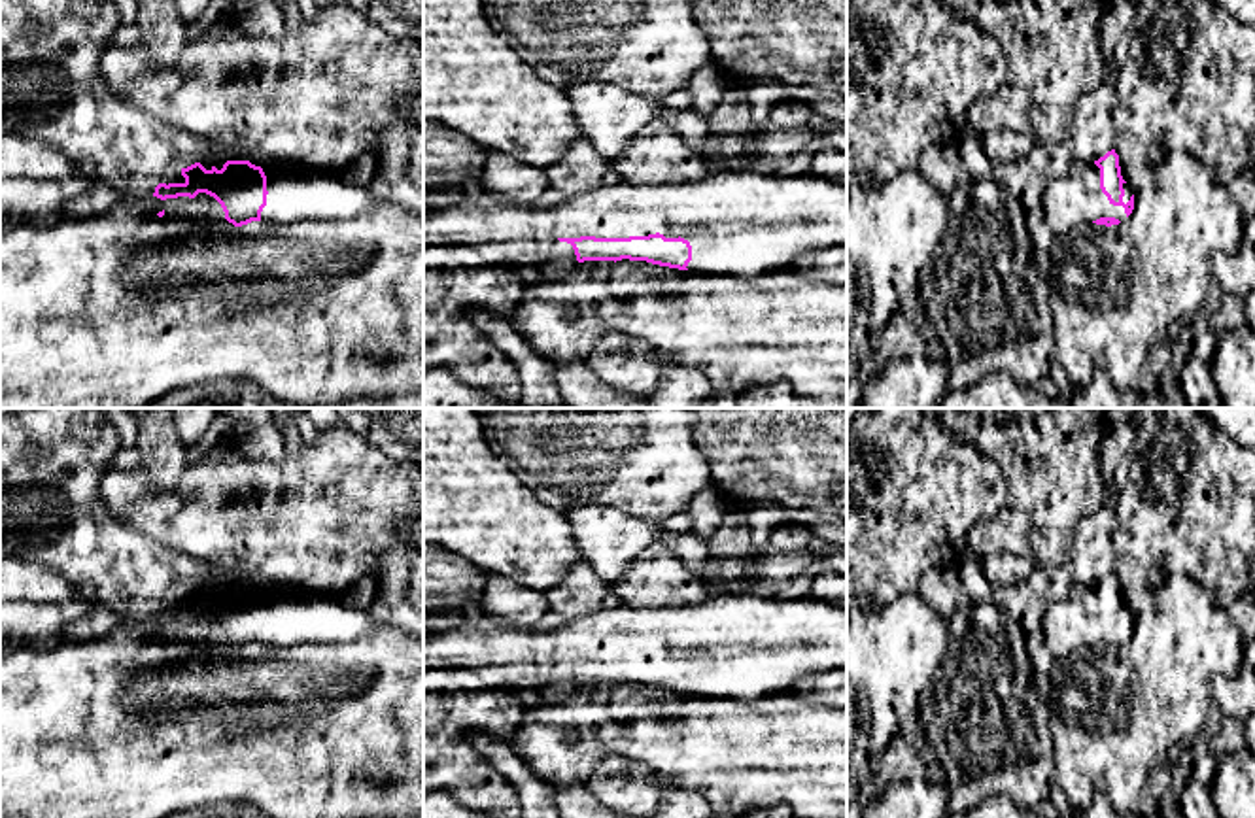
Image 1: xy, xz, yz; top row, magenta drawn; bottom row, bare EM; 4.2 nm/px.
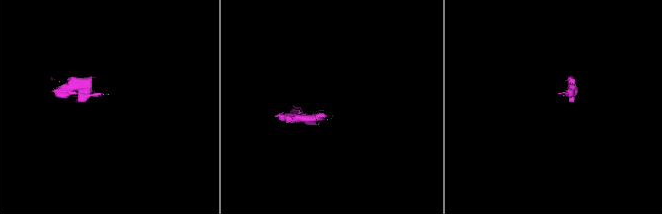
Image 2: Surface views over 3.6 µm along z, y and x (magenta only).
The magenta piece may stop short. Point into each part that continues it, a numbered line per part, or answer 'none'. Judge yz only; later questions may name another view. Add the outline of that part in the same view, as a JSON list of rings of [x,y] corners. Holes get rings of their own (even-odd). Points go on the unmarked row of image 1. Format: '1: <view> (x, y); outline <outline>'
1: yz (1074, 622); outline [[[1072,586],[1064,601],[1051,603],[1043,614],[1041,640],[1055,659],[1100,640],[1126,642],[1123,629],[1113,629],[1100,612],[1094,586]]]

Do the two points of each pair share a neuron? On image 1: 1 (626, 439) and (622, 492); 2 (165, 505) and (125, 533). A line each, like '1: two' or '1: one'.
1: one
2: two

